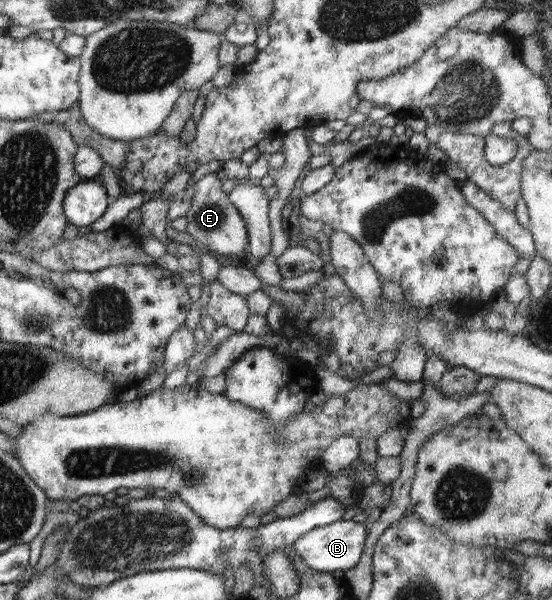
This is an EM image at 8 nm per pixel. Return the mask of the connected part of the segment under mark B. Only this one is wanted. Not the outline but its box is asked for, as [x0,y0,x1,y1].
[293,520,368,572]

